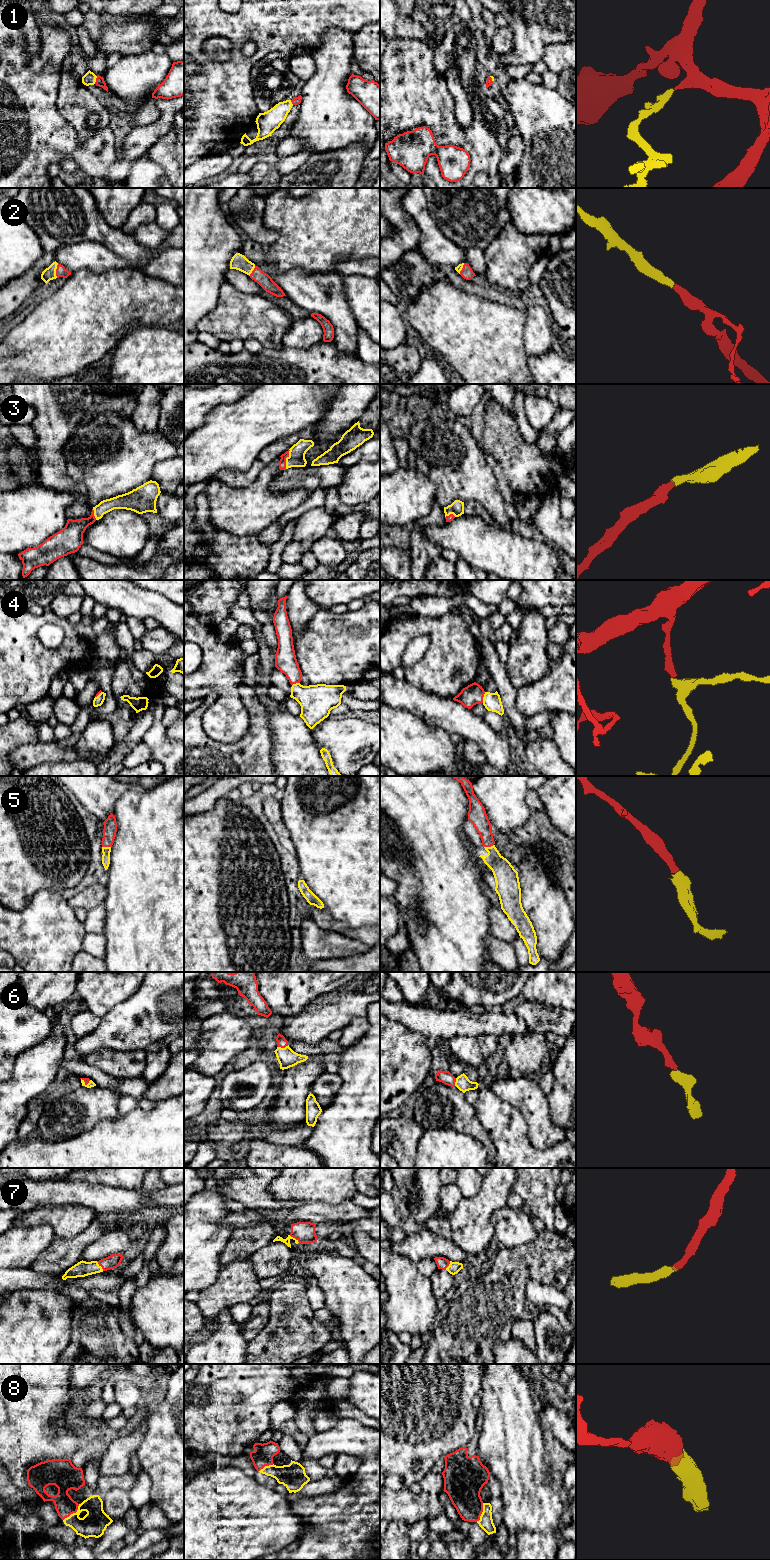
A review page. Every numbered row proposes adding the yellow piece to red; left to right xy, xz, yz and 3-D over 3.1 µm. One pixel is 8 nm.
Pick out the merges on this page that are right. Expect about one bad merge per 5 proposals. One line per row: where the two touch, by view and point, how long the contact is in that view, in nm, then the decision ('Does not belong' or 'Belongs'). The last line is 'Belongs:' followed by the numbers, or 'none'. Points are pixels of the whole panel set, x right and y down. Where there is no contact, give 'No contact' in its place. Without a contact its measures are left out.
1: Touches red at xy (96, 80). Shared border 70 nm. Belongs
2: Touches red at xy (56, 271). Shared border 110 nm. Belongs
3: Touches red at xz (285, 459). Shared border 160 nm. Belongs
4: Touches red at yz (483, 696). Shared border 90 nm. Belongs
5: Touches red at yz (488, 846). Shared border 80 nm. Belongs
6: Touches red at xz (283, 1047). Shared border 90 nm. Belongs
7: Touches red at xy (100, 1265). Shared border 100 nm. Belongs
8: Touches red at xy (73, 1512). Shared border 190 nm. Belongs
Belongs: 1, 2, 3, 4, 5, 6, 7, 8

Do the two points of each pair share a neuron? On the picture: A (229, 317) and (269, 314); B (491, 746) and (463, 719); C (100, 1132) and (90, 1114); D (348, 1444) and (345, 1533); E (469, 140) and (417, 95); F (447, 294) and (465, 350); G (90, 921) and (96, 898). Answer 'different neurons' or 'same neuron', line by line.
A: same neuron
B: same neuron
C: different neurons
D: same neuron
E: same neuron
F: same neuron
G: different neurons

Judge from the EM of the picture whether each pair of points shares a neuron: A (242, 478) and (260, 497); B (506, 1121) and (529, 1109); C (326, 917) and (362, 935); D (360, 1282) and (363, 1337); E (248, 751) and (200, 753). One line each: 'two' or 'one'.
A: two
B: two
C: one
D: one
E: one

